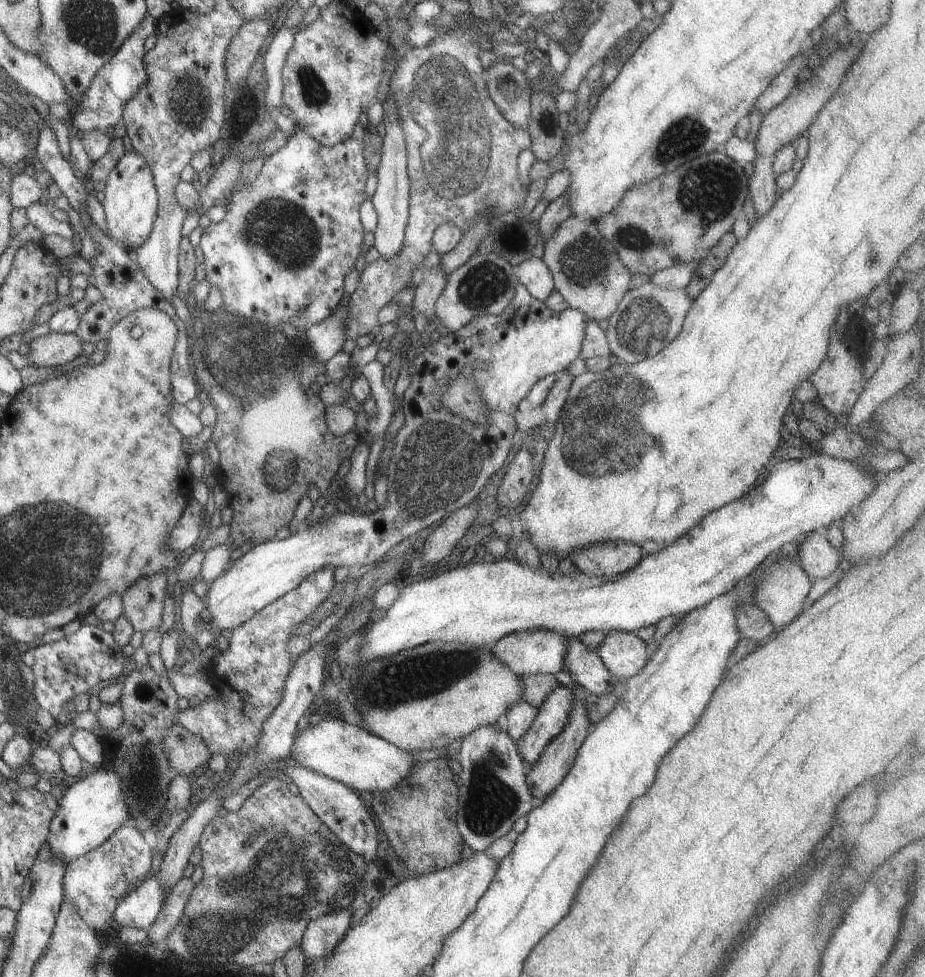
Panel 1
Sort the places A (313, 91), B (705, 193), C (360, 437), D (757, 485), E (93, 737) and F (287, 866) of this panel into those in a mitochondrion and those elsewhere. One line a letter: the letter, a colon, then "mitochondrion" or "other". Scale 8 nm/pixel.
A: mitochondrion
B: mitochondrion
C: other
D: other
E: other
F: mitochondrion

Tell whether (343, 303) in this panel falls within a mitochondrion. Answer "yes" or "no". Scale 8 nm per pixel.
no

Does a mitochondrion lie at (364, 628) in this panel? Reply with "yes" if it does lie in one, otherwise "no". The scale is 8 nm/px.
no

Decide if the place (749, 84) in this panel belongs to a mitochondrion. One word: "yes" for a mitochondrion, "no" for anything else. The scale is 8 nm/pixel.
no

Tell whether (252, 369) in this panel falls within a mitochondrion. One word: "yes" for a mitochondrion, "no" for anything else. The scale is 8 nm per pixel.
yes

